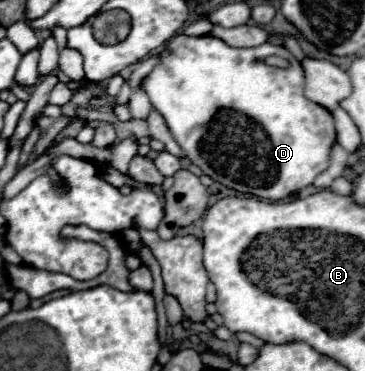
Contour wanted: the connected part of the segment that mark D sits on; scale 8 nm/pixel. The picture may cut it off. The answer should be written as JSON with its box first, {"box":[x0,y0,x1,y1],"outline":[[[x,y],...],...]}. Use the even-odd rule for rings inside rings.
{"box":[144,34,336,202],"outline":[[[180,34],[166,44],[160,64],[144,78],[144,92],[164,116],[186,158],[202,168],[206,176],[236,192],[278,202],[310,186],[328,168],[330,150],[336,144],[332,114],[304,96],[304,82],[306,76],[300,62],[284,46],[260,44],[256,48],[232,48],[218,38],[188,38]],[[272,54],[286,58],[288,68],[266,66],[262,60]]]}

